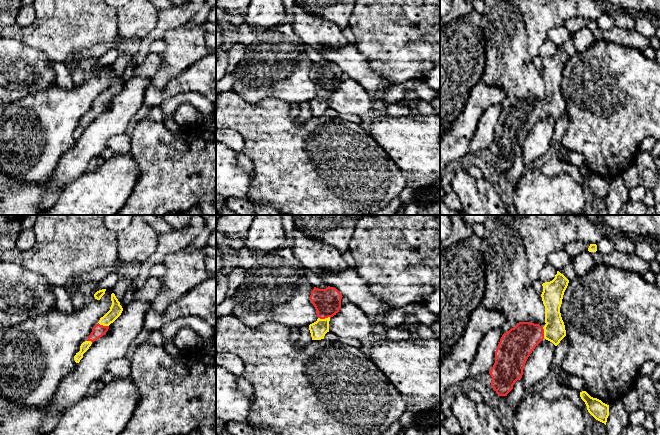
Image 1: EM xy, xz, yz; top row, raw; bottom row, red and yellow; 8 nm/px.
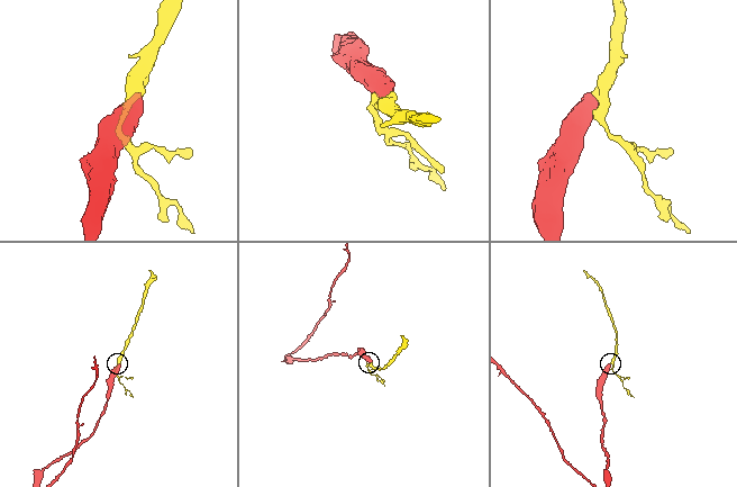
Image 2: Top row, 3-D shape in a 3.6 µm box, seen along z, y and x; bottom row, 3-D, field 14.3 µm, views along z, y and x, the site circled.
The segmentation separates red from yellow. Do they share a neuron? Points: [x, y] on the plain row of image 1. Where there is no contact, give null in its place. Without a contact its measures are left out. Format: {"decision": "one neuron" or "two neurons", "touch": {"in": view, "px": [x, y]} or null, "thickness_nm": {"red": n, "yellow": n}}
{"decision": "one neuron", "touch": {"in": "xz", "px": [324, 94]}, "thickness_nm": {"red": 220, "yellow": 140}}

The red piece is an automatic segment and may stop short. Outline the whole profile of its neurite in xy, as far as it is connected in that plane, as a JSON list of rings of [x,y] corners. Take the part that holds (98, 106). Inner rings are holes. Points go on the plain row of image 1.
[[[114,69],[111,70],[111,77],[112,81],[110,86],[100,94],[99,98],[93,103],[88,115],[81,120],[80,127],[74,132],[76,139],[80,138],[83,134],[83,130],[89,125],[91,120],[105,111],[109,105],[109,101],[121,91],[123,84]]]

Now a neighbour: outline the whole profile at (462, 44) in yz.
[[[472,10],[467,15],[440,26],[440,137],[461,114],[472,88],[481,81],[485,62],[485,38],[481,14]]]

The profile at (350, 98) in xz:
[[[347,79],[330,94],[329,107],[339,116],[352,114],[362,118],[372,111],[372,100],[361,84]]]

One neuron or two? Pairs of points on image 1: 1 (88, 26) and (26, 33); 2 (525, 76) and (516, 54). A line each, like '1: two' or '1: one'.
1: one
2: one

